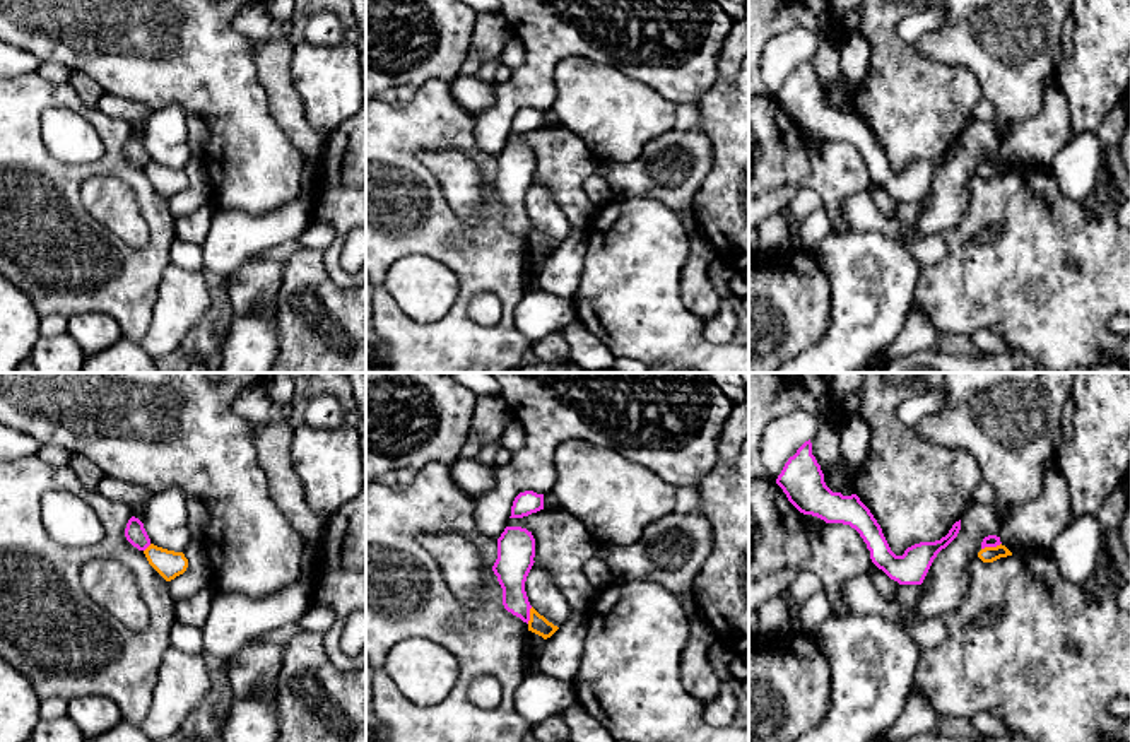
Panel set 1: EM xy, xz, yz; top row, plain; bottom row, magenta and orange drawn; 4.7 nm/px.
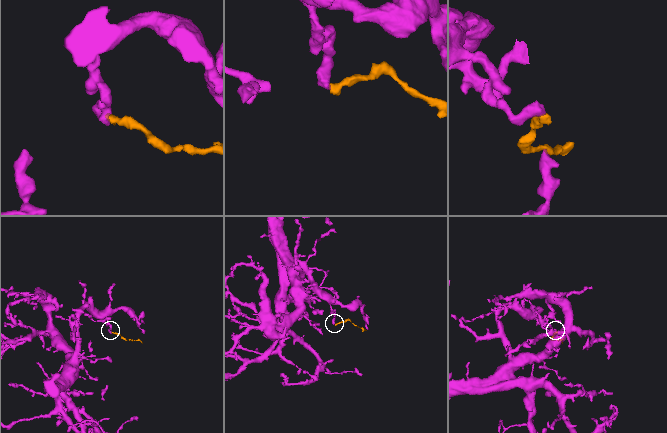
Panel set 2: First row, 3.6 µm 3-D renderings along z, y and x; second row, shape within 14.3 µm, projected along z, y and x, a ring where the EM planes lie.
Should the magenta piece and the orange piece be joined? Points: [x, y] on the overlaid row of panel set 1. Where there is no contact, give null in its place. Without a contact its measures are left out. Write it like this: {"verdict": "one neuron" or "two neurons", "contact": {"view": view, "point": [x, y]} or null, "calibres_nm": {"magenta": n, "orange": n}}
{"verdict": "two neurons", "contact": {"view": "yz", "point": [990, 546]}, "calibres_nm": {"magenta": 60, "orange": 80}}

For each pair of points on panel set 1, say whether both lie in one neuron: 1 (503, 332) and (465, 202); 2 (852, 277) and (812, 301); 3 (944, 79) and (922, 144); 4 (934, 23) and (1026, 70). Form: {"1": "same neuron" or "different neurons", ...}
{"1": "different neurons", "2": "different neurons", "3": "same neuron", "4": "different neurons"}

